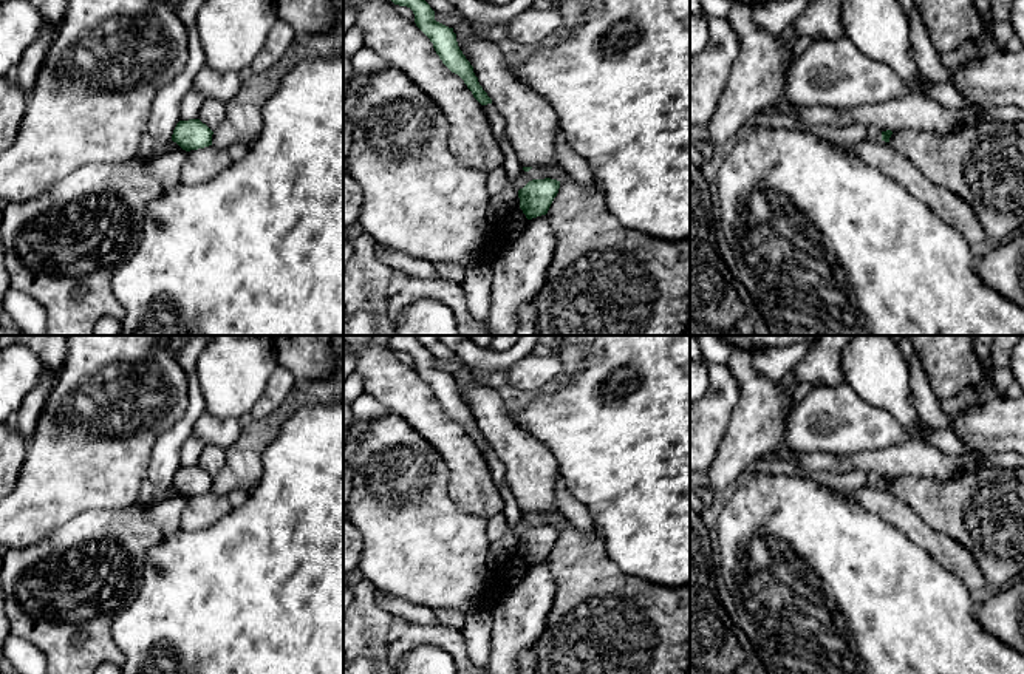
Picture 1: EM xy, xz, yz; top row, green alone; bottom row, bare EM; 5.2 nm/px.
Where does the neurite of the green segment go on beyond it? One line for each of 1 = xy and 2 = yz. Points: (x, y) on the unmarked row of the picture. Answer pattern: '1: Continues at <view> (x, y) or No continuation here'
1: No continuation here
2: No continuation here

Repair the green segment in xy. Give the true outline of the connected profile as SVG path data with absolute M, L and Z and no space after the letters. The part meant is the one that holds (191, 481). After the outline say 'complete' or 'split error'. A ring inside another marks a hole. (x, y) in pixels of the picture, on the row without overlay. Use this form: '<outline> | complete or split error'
M189 465L176 470L172 487L190 498L212 492L212 481L213 478L200 465Z | complete

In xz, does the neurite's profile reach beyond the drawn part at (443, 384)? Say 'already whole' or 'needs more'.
already whole

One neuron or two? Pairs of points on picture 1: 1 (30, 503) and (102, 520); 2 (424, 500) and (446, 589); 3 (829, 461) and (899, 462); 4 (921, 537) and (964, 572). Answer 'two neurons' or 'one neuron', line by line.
1: two neurons
2: one neuron
3: one neuron
4: one neuron

